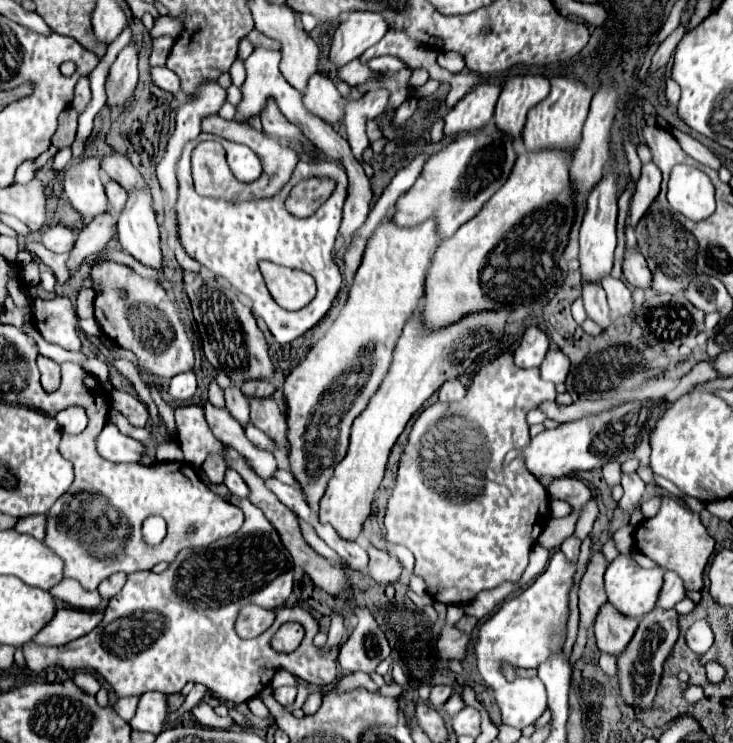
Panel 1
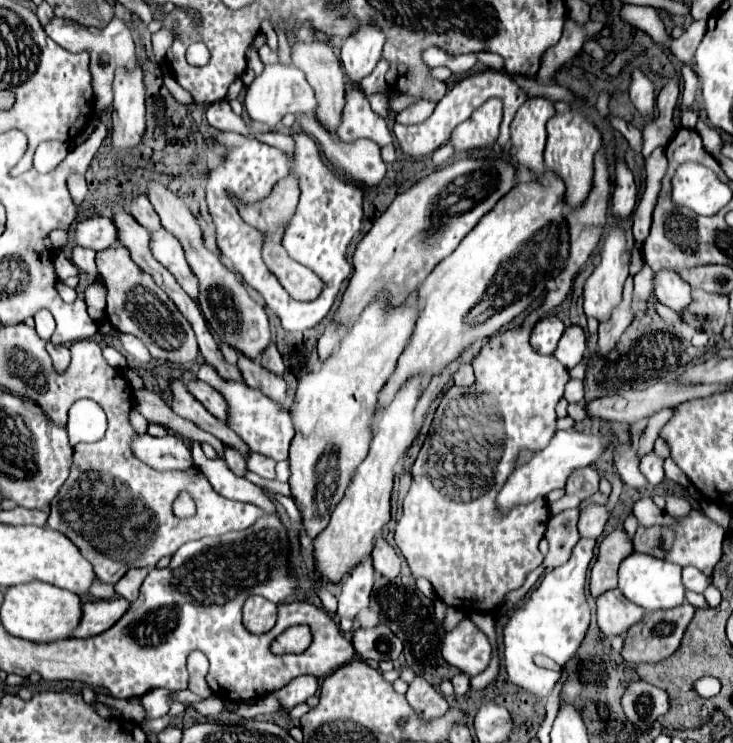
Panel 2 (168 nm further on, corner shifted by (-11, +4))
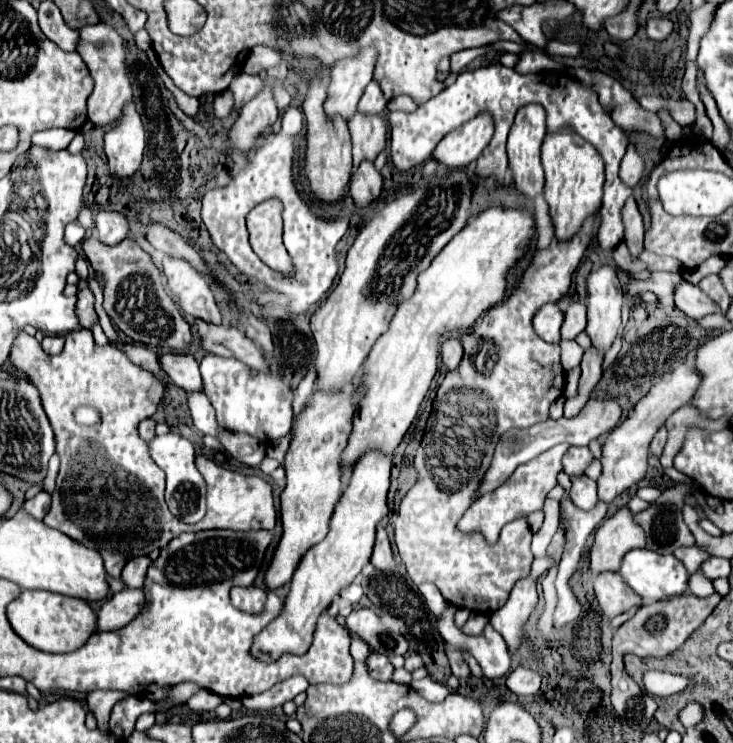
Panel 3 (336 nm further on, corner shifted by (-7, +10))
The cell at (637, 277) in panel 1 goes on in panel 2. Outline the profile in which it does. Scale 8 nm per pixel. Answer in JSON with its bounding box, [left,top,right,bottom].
[655,270,693,312]

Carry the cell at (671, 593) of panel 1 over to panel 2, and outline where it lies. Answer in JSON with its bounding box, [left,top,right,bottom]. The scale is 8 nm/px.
[683,566,711,594]

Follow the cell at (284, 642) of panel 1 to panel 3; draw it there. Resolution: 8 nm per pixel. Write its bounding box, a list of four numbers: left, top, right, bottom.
[251,450,391,662]

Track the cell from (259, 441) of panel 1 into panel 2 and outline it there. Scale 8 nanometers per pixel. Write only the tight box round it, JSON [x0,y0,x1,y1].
[197,364,293,460]

